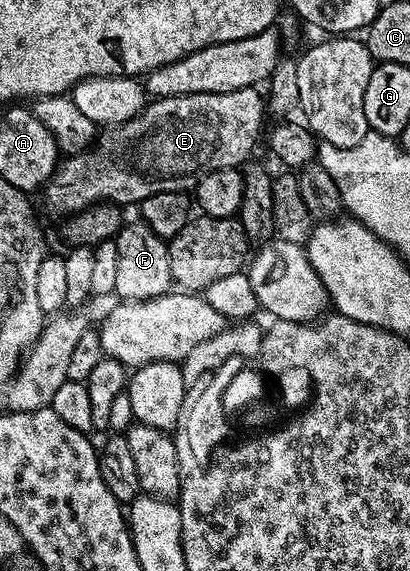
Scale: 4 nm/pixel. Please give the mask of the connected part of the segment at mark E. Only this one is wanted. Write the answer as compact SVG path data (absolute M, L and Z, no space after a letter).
M248 86L239 88L235 92L219 92L218 94L188 94L187 96L175 96L174 98L158 98L150 101L145 109L140 110L136 116L117 126L110 126L102 129L96 135L95 141L88 148L79 150L75 154L62 157L56 166L56 170L43 187L45 194L45 206L53 214L68 216L78 214L79 211L87 209L88 206L98 204L126 204L133 202L139 204L147 196L155 196L155 192L189 192L197 185L197 181L205 174L210 174L223 168L237 168L250 157L253 145L261 134L261 125L267 119L267 102L260 89Z

